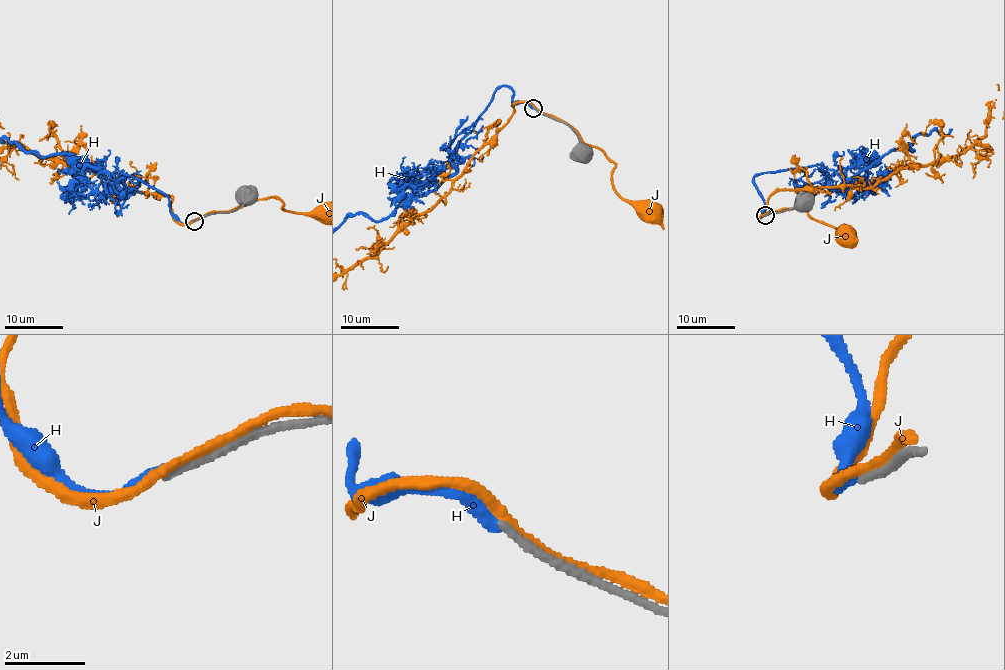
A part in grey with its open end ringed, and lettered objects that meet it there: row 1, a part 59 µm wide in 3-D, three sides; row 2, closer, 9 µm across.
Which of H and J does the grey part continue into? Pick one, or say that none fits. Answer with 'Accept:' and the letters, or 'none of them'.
Accept: none of them

